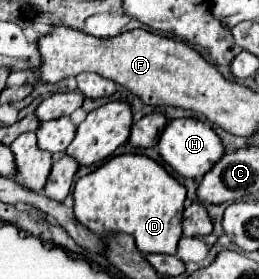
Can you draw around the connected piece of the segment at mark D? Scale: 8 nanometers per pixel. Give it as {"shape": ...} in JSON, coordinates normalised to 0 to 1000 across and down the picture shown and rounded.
{"shape":[[[463,552],[293,652],[286,774],[386,853],[448,832],[517,846],[548,910],[680,910],[680,875],[703,846],[710,717],[718,674],[610,581],[571,559]]]}

